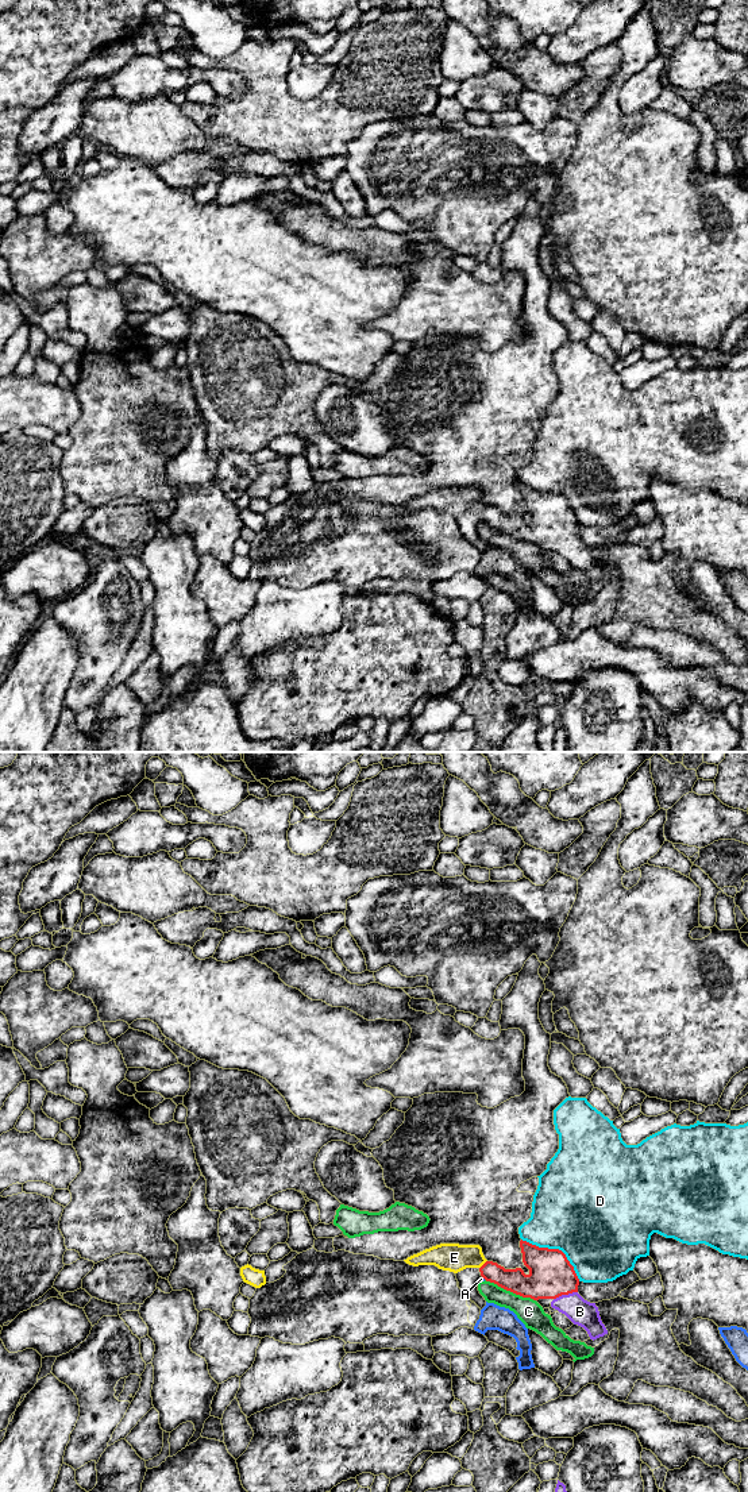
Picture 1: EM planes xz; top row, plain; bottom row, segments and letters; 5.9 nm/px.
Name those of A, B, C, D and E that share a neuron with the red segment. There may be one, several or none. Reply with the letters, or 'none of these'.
B

